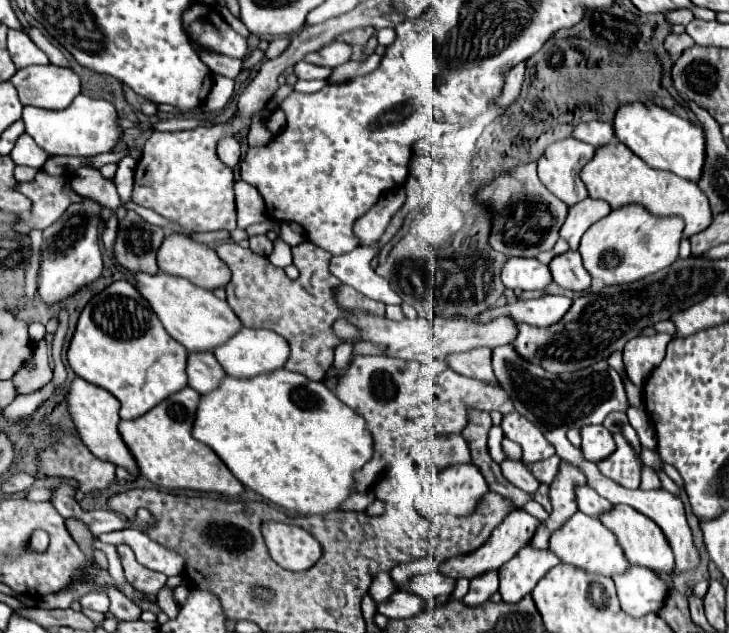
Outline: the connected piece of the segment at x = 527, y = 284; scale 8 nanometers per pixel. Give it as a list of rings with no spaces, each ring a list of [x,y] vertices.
[[[508,259],[502,269],[502,283],[508,289],[544,291],[552,283],[550,269],[538,259]]]

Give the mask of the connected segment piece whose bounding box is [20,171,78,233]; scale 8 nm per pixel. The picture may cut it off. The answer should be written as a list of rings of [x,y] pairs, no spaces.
[[[40,171],[34,181],[22,183],[20,191],[32,201],[32,215],[20,223],[22,233],[46,229],[60,219],[72,201],[78,201],[70,187],[70,177],[50,177],[44,171]]]

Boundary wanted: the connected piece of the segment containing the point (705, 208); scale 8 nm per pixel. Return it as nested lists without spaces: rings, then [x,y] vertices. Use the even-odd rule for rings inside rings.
[[[620,141],[596,149],[594,159],[584,165],[580,177],[588,189],[588,195],[592,199],[606,201],[612,209],[620,209],[624,205],[636,203],[656,217],[672,217],[672,215],[682,217],[686,239],[692,237],[692,233],[700,233],[712,223],[712,211],[708,199],[704,197],[704,193],[696,183],[676,177],[670,171],[656,171],[648,167],[638,155],[634,155]]]

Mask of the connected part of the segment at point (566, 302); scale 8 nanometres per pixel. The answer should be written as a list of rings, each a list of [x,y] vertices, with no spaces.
[[[542,295],[542,297],[536,297],[536,299],[528,299],[528,301],[506,303],[502,307],[491,309],[488,315],[485,315],[484,312],[474,317],[473,321],[486,323],[500,316],[510,316],[512,319],[516,319],[518,323],[528,323],[528,325],[534,325],[534,327],[548,327],[548,325],[554,325],[556,321],[560,321],[570,307],[572,307],[572,299],[570,297],[564,297],[564,295]]]

